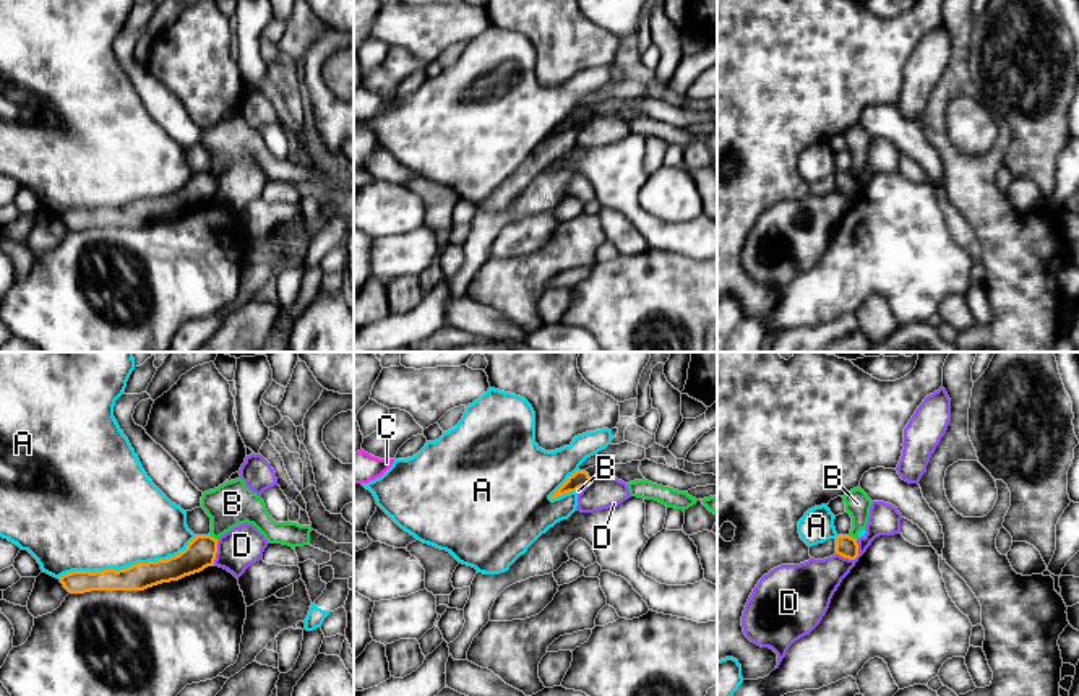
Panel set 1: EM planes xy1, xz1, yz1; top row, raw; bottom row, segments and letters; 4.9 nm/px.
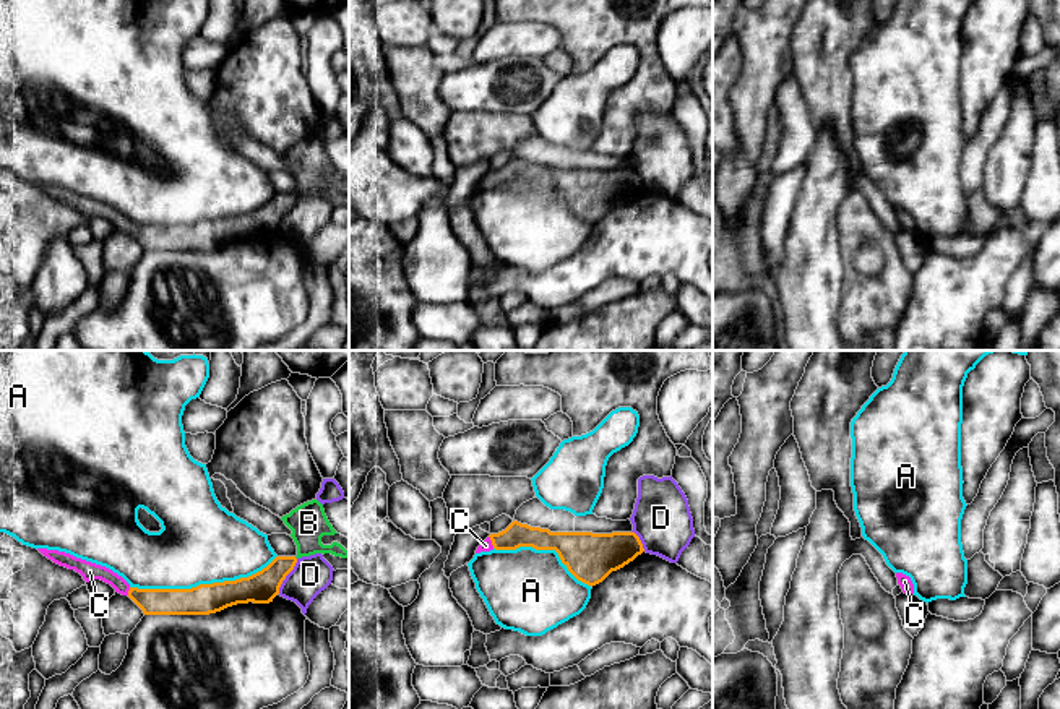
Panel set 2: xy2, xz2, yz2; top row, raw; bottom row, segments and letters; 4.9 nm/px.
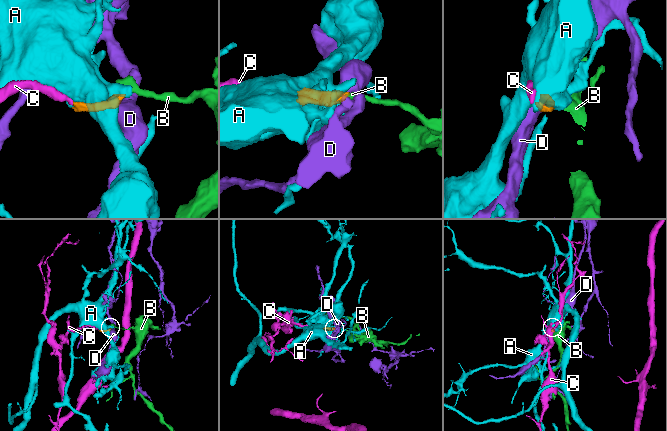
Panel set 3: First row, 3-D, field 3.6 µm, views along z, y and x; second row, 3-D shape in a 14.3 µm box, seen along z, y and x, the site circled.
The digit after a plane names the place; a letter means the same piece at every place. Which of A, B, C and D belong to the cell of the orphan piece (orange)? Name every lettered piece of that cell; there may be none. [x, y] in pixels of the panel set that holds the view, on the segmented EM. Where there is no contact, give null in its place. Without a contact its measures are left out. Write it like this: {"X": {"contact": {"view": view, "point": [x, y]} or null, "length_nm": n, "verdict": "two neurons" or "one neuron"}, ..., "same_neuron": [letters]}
{"A": {"contact": {"view": "xy2", "point": [203, 584]}, "length_nm": 750, "verdict": "two neurons"}, "B": {"contact": {"view": "yz1", "point": [852, 537]}, "length_nm": 50, "verdict": "two neurons"}, "C": {"contact": {"view": "xz2", "point": [492, 542]}, "length_nm": 70, "verdict": "one neuron"}, "D": {"contact": {"view": "yz1", "point": [854, 558]}, "length_nm": 130, "verdict": "two neurons"}, "same_neuron": ["C"]}

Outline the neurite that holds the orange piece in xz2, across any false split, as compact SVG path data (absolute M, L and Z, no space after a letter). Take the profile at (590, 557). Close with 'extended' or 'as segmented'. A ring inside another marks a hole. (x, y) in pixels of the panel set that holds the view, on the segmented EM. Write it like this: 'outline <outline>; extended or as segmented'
outline M513 521L505 531L480 542L476 553L519 547L555 550L568 571L591 587L644 552L635 532L550 532Z; extended

